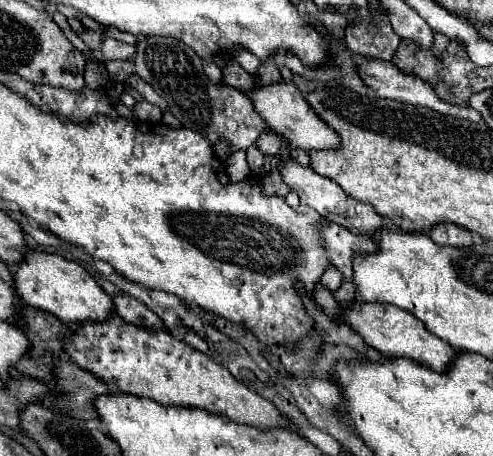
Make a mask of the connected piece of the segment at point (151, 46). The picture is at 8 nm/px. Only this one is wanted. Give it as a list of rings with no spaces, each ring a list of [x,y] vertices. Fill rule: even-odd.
[[[173,37],[141,39],[137,43],[133,59],[133,73],[147,81],[169,103],[169,111],[183,127],[207,137],[213,149],[219,139],[225,139],[229,143],[229,151],[235,153],[239,149],[251,147],[263,131],[269,131],[269,127],[253,111],[253,105],[249,105],[249,99],[245,95],[241,95],[233,87],[211,83],[203,73],[201,57],[191,47],[179,43]]]

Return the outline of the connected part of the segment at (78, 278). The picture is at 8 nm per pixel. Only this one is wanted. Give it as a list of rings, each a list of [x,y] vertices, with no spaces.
[[[29,251],[29,255],[23,255],[23,259],[15,265],[13,289],[17,291],[21,303],[47,311],[63,323],[81,323],[81,319],[105,319],[105,315],[113,313],[111,297],[79,263],[43,251]]]

